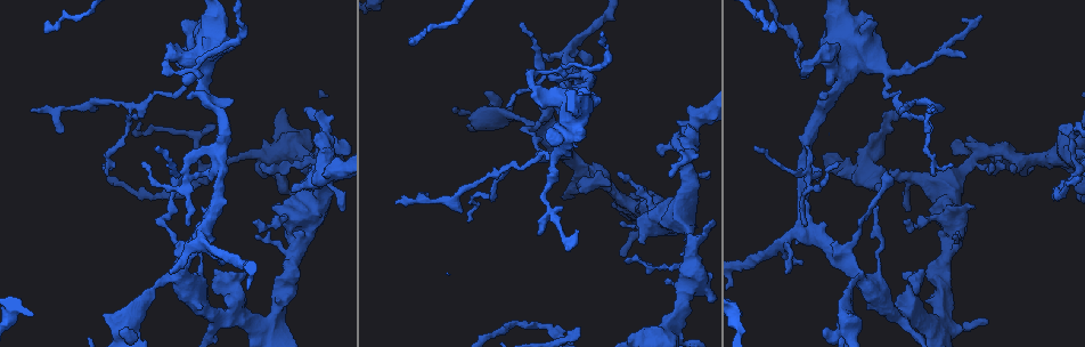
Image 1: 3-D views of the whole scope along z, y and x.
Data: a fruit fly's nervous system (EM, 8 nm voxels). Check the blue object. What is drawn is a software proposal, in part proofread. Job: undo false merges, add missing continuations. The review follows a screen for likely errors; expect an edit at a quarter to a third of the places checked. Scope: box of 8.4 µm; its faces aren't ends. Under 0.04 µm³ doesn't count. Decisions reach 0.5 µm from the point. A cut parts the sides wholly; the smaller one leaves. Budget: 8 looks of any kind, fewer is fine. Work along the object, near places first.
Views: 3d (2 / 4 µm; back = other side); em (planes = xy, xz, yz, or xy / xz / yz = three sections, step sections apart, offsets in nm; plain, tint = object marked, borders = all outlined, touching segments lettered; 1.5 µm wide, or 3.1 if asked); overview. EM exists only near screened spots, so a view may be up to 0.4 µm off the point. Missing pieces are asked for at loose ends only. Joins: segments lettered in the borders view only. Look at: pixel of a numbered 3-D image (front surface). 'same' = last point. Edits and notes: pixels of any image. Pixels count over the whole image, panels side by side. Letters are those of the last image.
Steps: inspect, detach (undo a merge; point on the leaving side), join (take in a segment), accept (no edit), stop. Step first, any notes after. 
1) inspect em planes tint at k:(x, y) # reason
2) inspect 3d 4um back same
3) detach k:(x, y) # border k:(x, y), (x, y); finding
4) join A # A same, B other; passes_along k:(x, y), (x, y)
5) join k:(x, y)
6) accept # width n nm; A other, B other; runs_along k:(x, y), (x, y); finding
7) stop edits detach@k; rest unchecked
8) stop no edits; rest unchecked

inspect 3d 4um at 1:(813, 59) # sharp bend

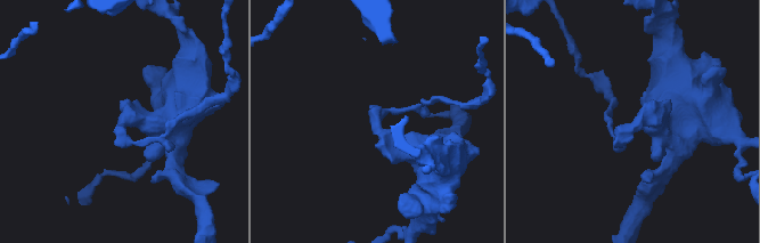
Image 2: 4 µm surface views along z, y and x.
inspect em planes borders at 2:(122, 125)

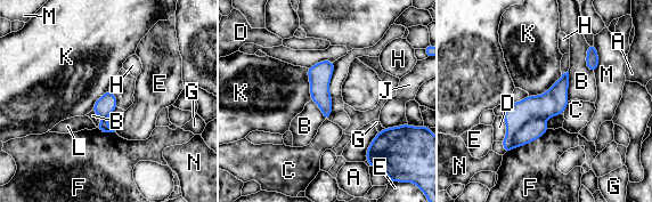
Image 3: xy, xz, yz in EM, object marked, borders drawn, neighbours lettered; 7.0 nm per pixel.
detach 3:(532, 130) # A other, B other, C other, D other, E other, F other, G other, H other, J other, K other, L other, M other, N other; two cells meet here

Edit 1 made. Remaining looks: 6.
inspect overview

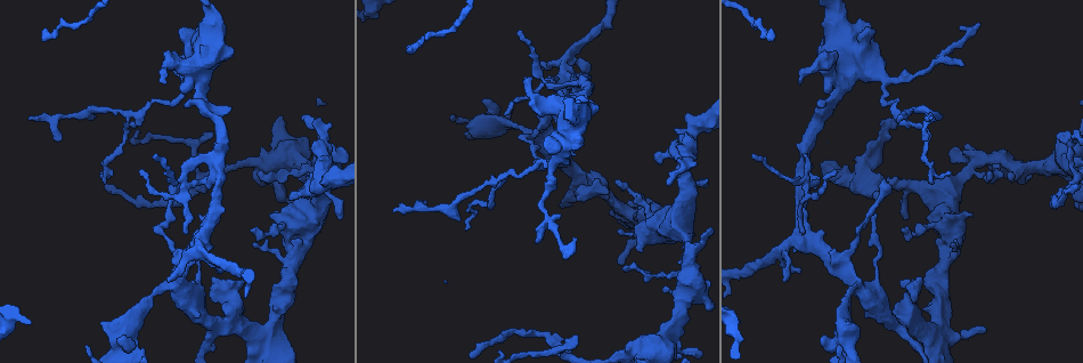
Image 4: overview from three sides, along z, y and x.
inspect 3d 2um at 4:(215, 184) # branch point

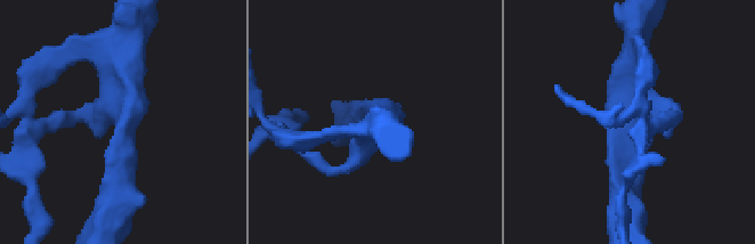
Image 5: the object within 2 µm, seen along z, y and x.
inspect em planes borders at 5:(123, 126) # arms 3

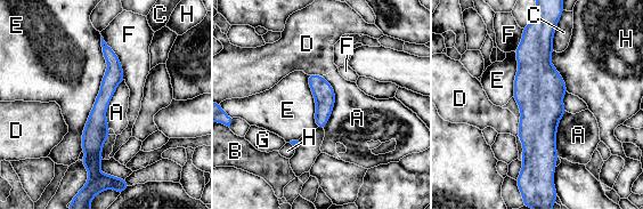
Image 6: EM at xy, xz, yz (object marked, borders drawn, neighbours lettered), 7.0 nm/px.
accept # width 100 nm; A other, B other, C other, D other, E other, F other, G other, H other; runs_along 6:(535, 32), (539, 154), (546, 169); all the same cell

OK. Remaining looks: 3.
stop edits detach@3; rest unchecked

